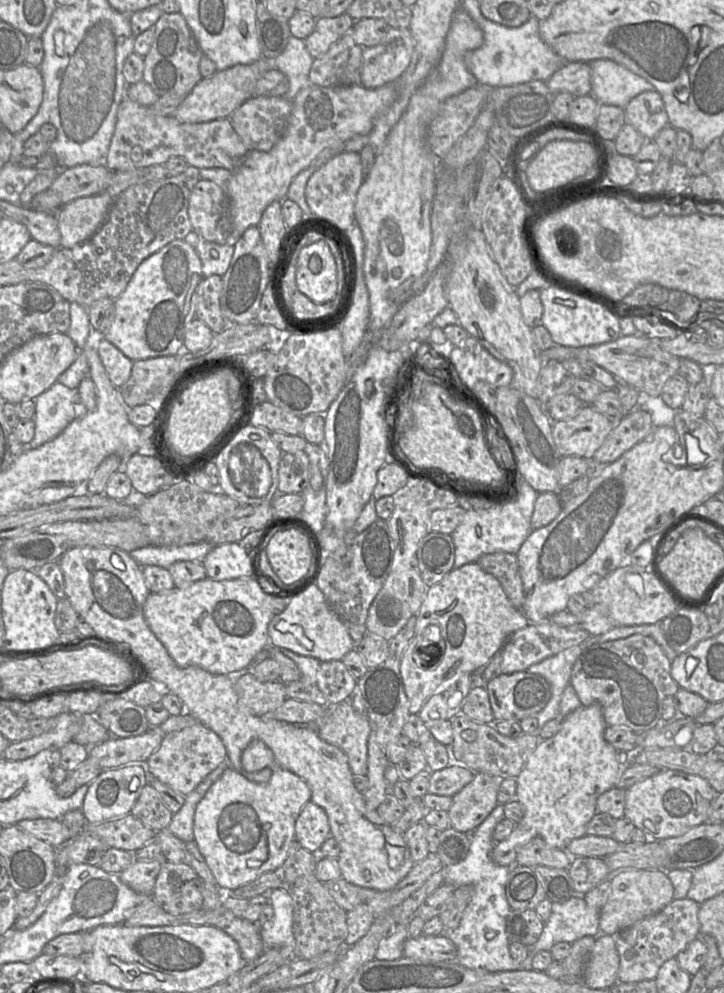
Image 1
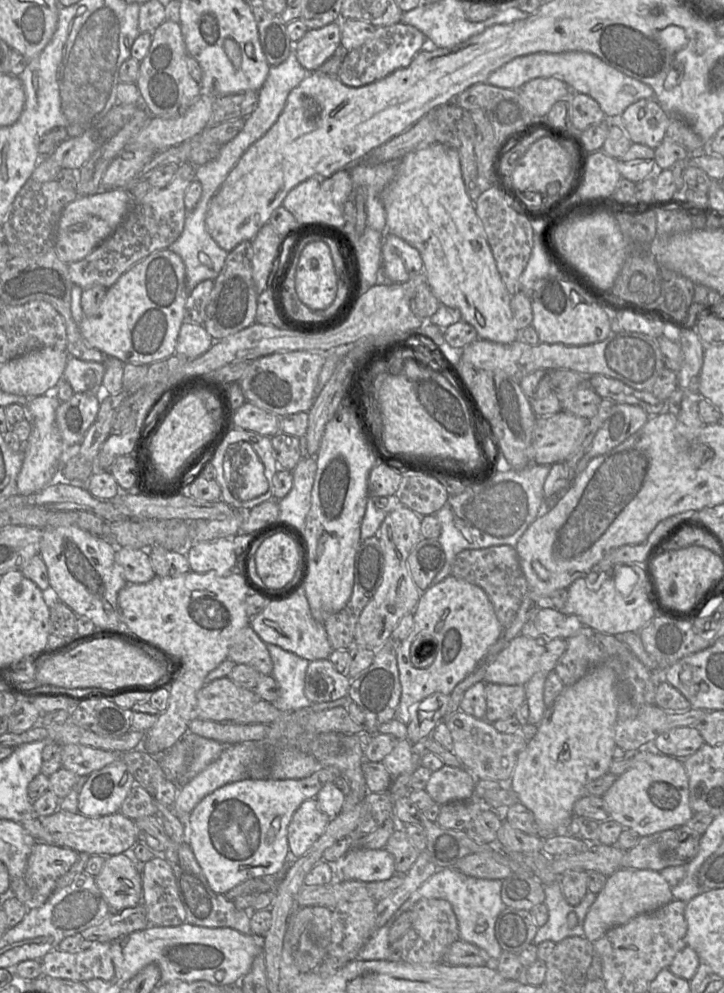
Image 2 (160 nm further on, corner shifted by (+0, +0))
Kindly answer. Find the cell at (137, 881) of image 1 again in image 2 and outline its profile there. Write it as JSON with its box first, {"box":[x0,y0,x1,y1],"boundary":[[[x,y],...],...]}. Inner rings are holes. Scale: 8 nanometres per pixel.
{"box":[95,854,142,912],"boundary":[[[125,854],[107,856],[95,881],[112,912],[120,912],[142,903],[142,875],[136,861]]]}

